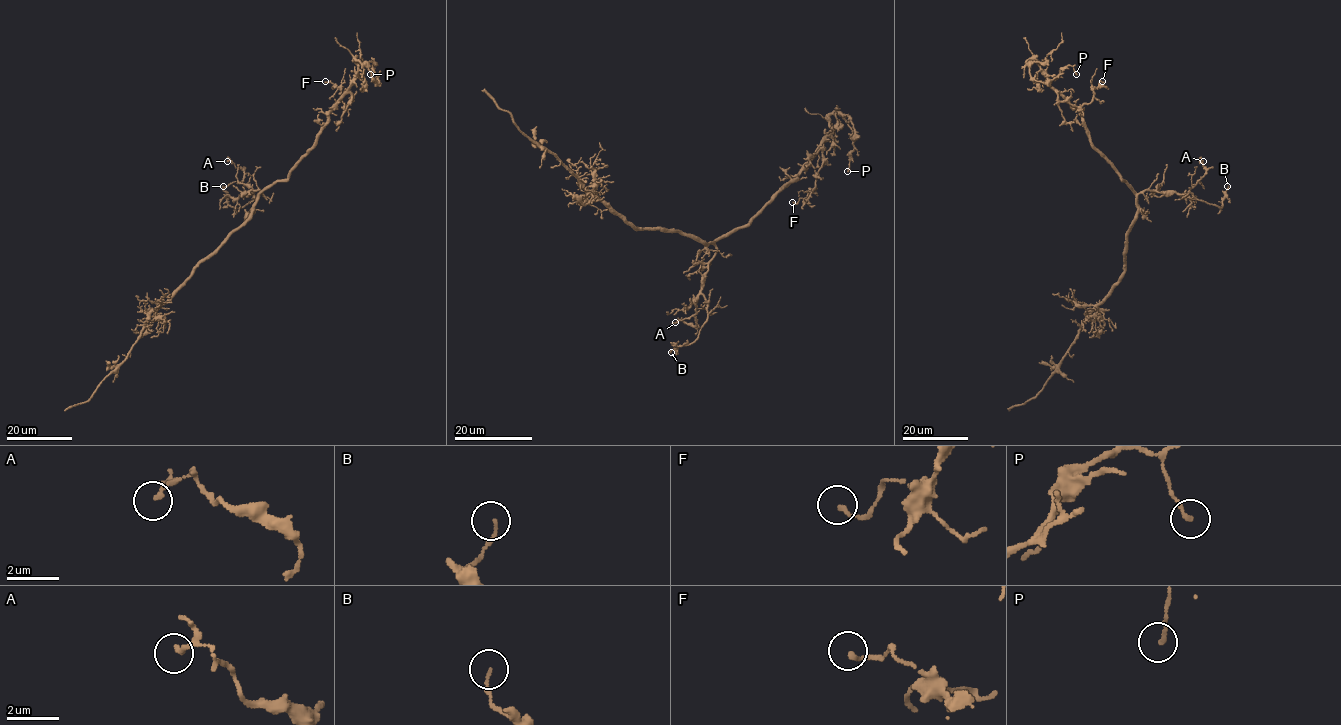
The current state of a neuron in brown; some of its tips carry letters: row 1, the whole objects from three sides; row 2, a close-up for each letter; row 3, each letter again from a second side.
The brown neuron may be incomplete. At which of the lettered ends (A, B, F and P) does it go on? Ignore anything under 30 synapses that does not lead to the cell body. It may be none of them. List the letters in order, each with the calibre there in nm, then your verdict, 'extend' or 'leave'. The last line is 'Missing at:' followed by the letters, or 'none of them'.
A: 180 nm thick; leave
B: 110 nm thick; leave
F: 160 nm thick; leave
P: 150 nm thick; leave
Missing at: none of them

